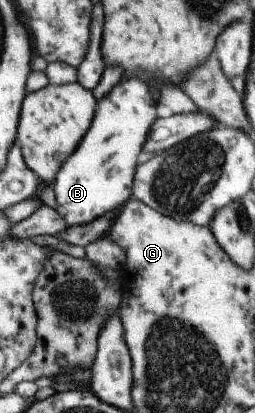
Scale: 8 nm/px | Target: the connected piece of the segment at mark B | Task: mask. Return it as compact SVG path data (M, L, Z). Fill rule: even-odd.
M125 78L119 84L111 88L111 92L96 101L95 112L91 118L91 124L85 136L79 142L79 146L73 150L73 154L63 162L63 166L53 178L51 187L55 196L55 212L61 216L61 220L69 227L87 222L93 222L95 218L117 210L131 194L131 178L137 154L141 150L141 144L147 136L147 130L151 122L155 120L155 104L149 96L147 86L137 78Z

